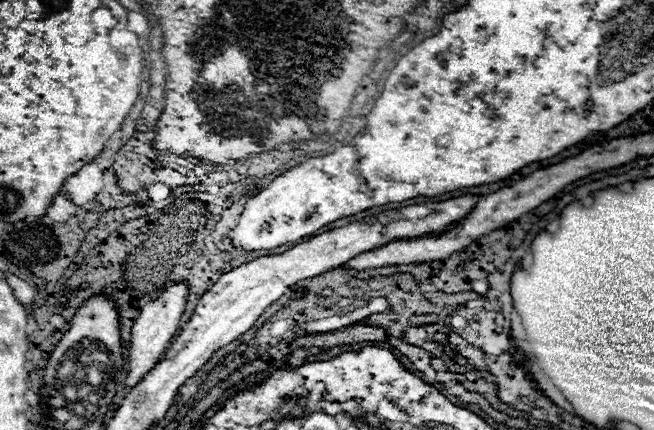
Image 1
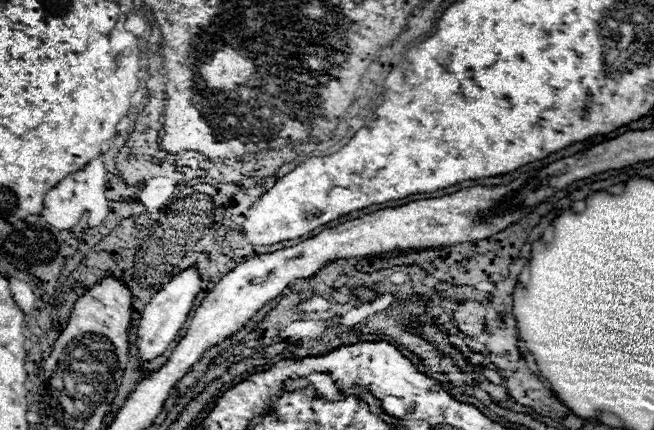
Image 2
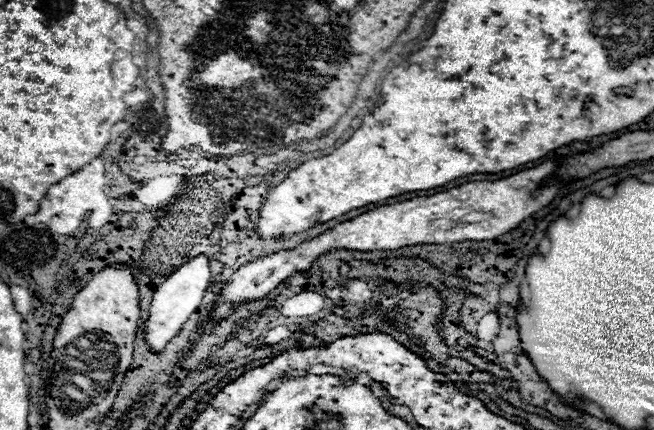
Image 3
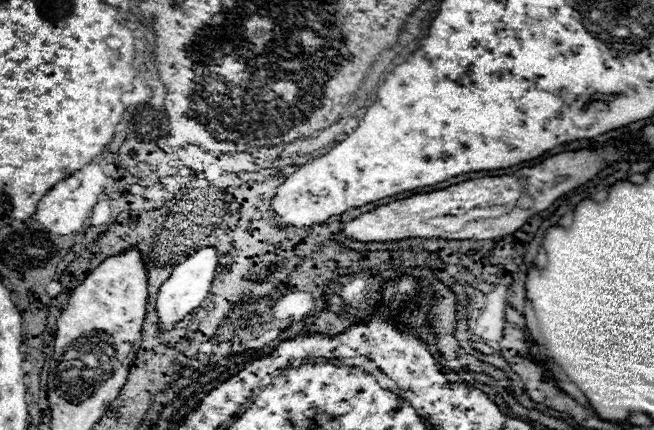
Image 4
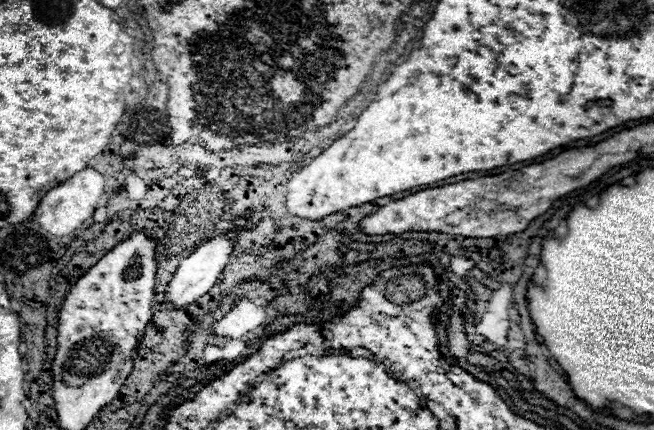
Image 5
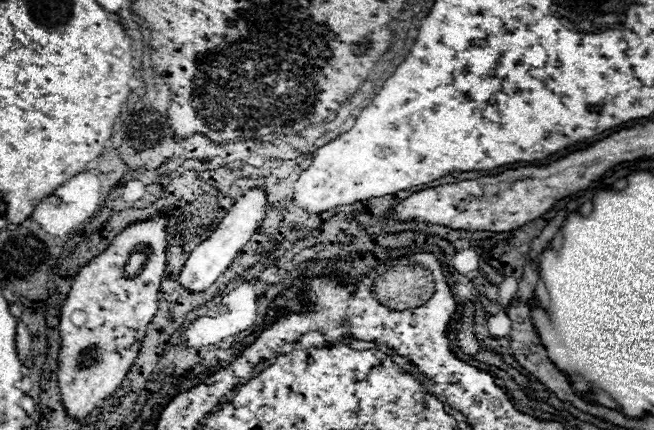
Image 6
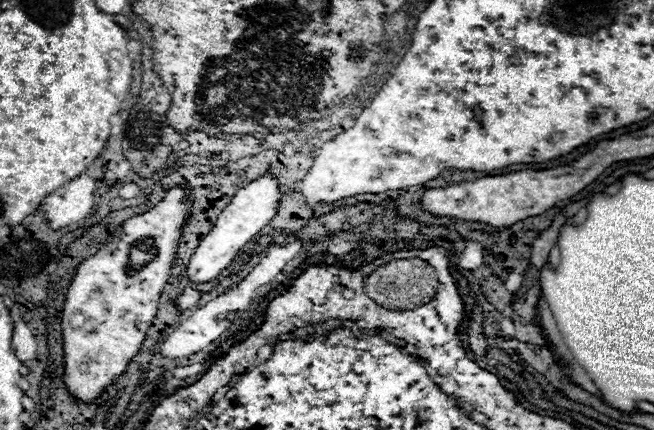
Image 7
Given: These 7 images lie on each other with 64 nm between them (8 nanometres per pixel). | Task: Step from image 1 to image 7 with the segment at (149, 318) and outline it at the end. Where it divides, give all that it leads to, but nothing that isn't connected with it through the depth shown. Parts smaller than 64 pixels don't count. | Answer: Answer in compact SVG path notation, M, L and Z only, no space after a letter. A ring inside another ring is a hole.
M270 174L246 184L242 190L238 190L234 200L218 216L218 222L214 224L210 234L194 250L188 270L186 270L186 278L194 284L204 284L204 282L210 282L212 278L216 278L220 274L220 270L224 270L234 260L238 250L246 242L250 242L250 238L256 236L274 218L278 200L280 200L278 184Z

